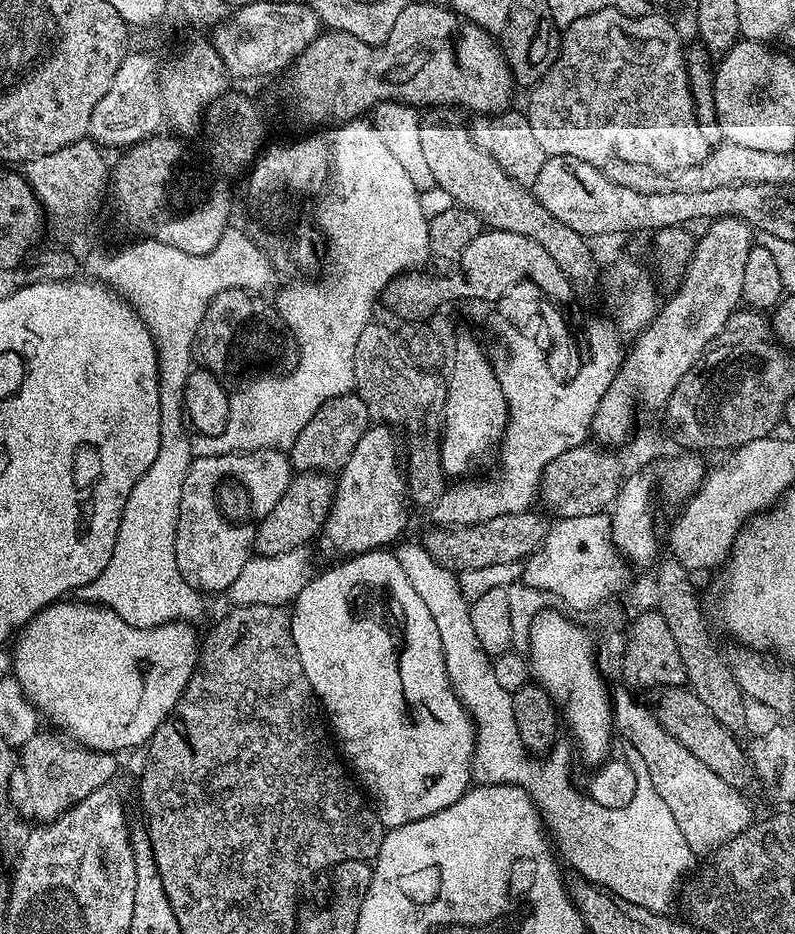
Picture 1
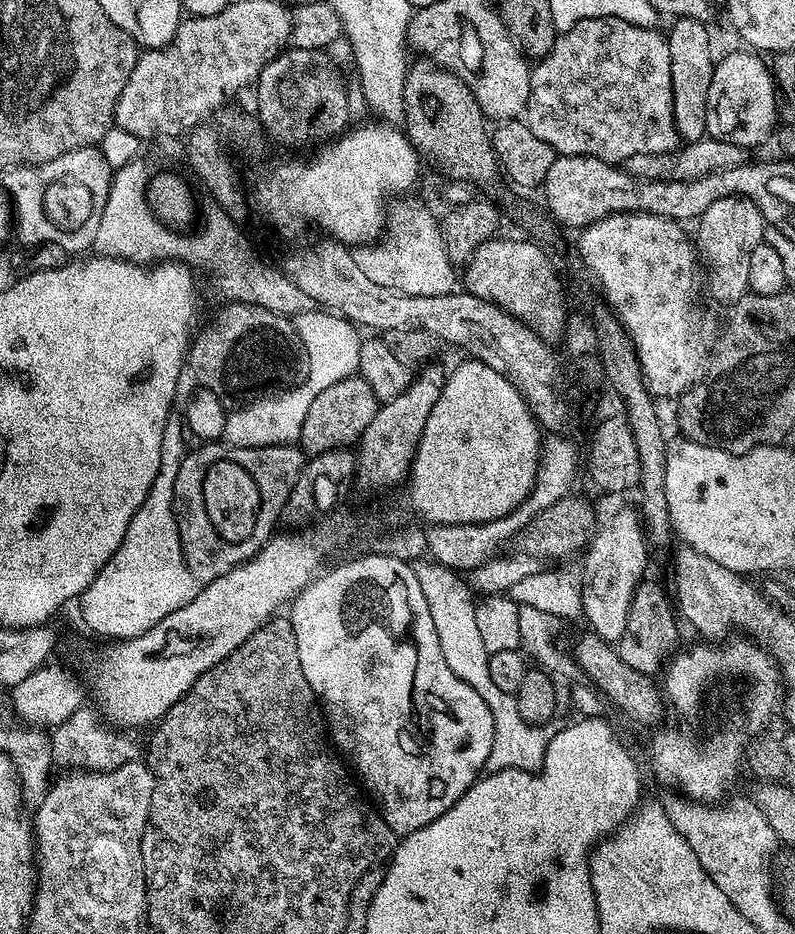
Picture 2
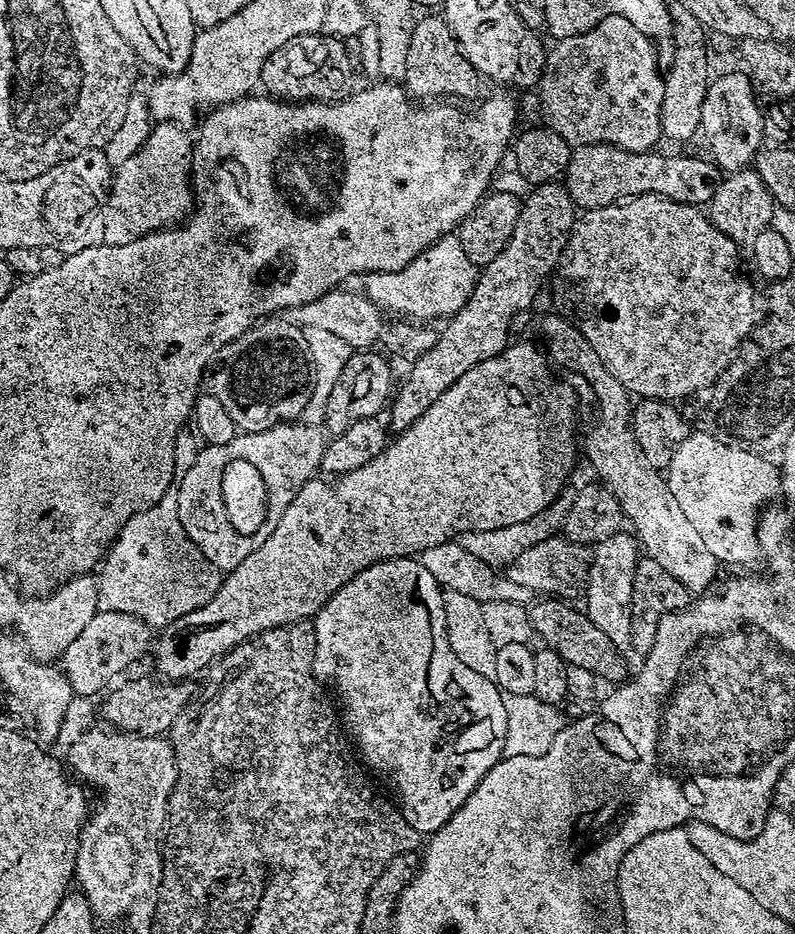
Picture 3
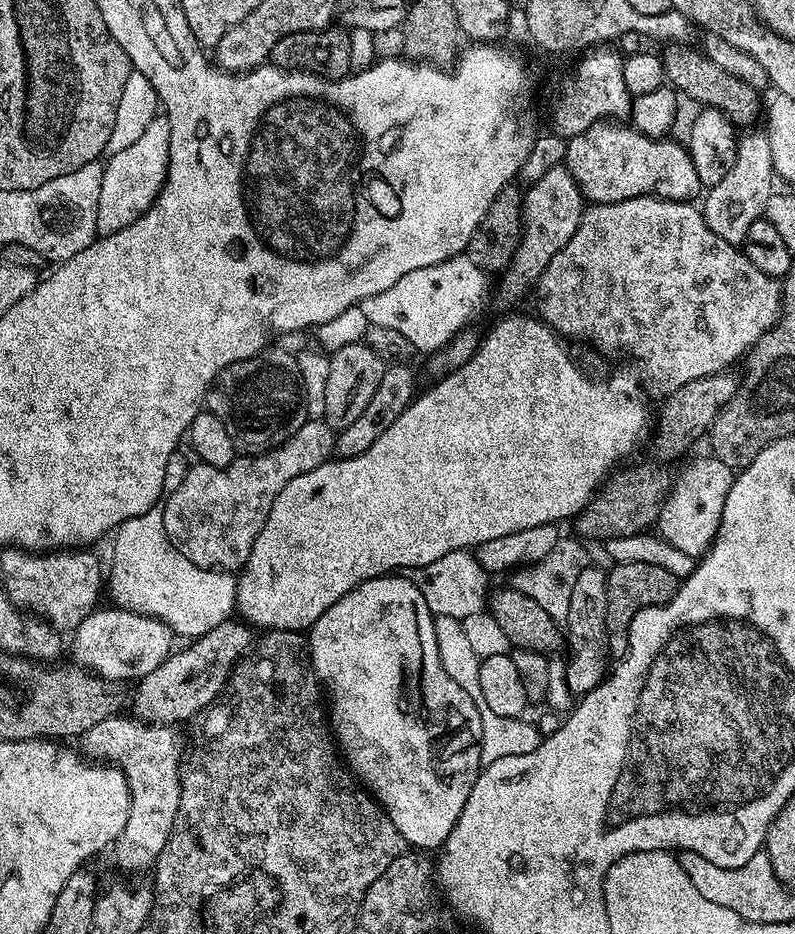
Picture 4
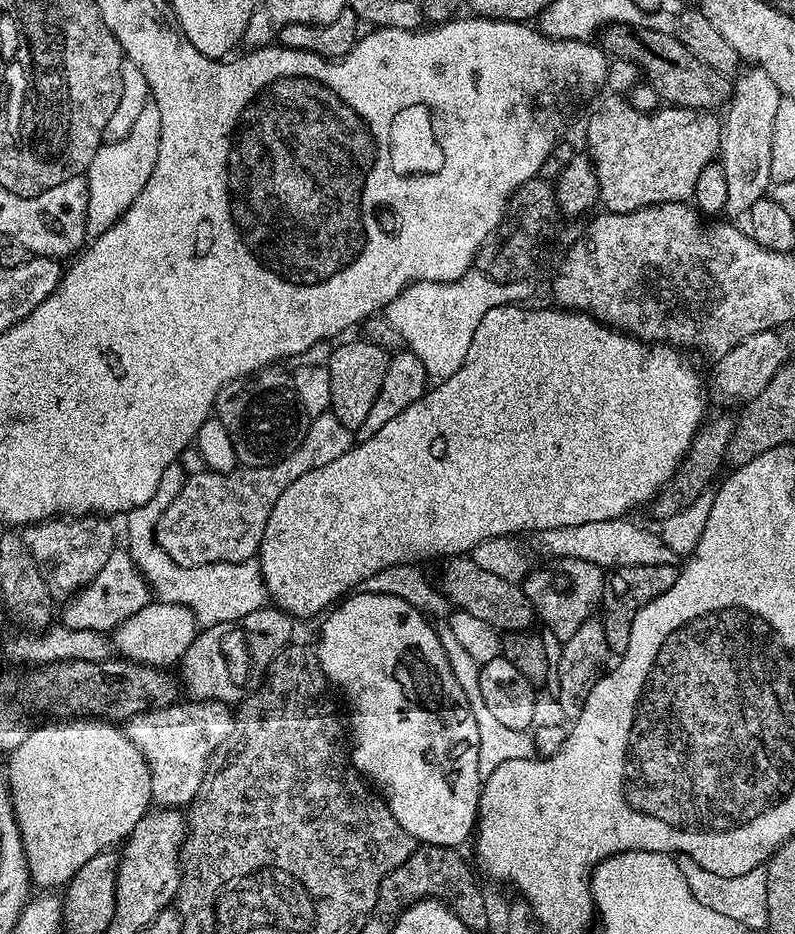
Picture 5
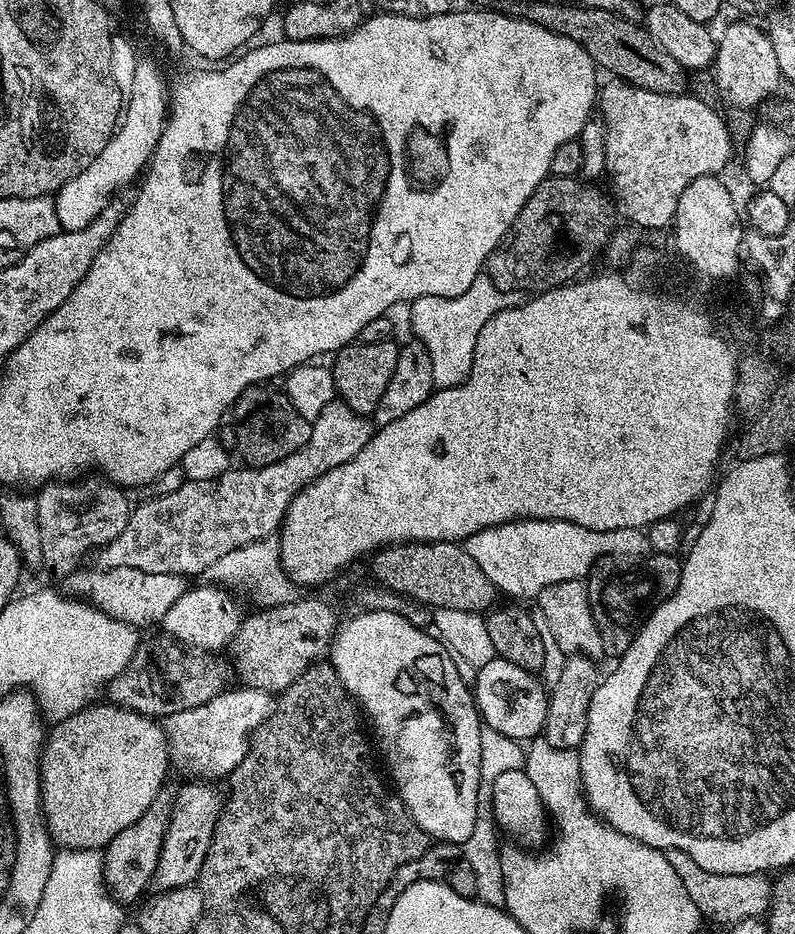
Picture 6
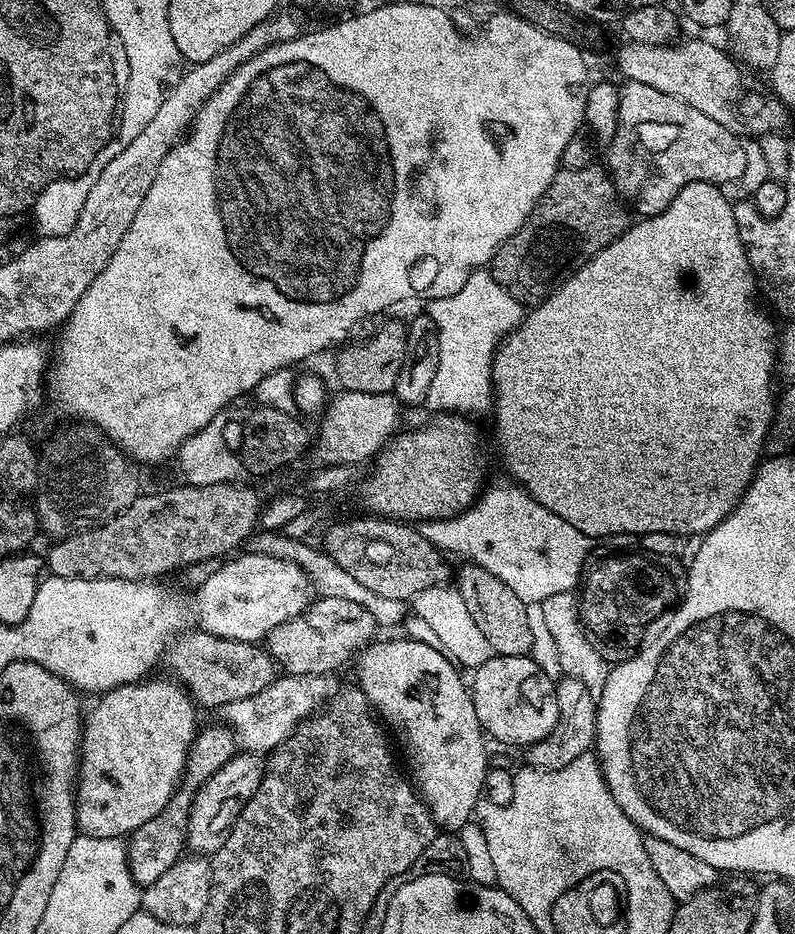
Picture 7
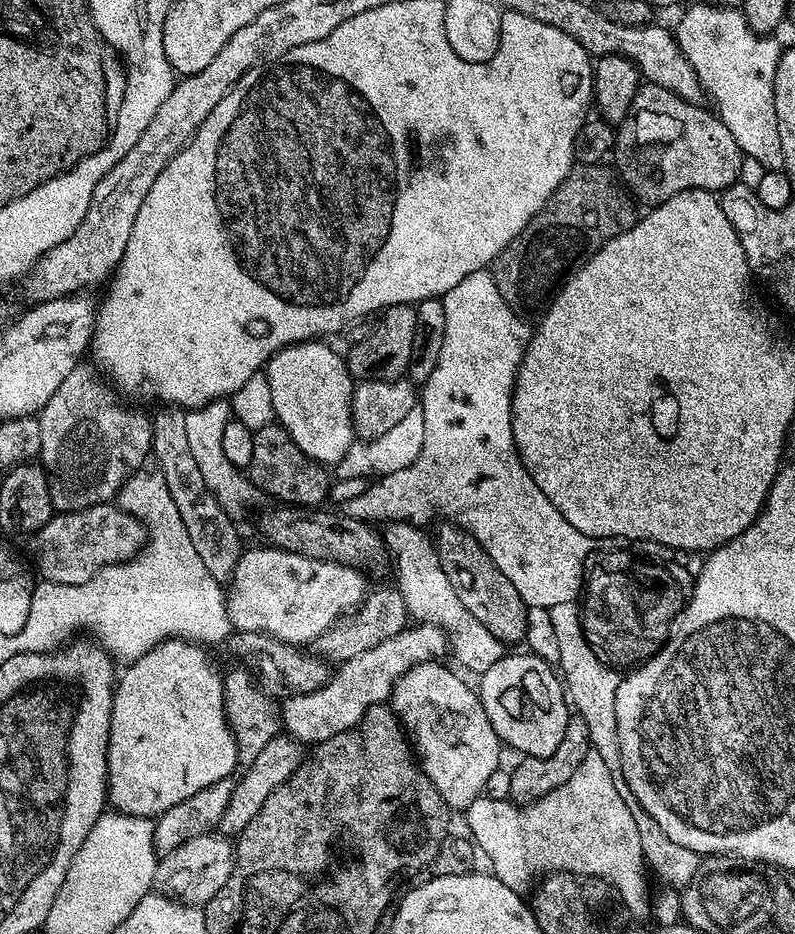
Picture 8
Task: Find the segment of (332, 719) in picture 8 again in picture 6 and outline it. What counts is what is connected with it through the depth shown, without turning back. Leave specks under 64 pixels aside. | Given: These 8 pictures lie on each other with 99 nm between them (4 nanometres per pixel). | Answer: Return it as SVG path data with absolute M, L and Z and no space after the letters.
M232 686L210 698L210 702L202 702L202 706L163 717L162 727L168 736L171 767L175 771L177 768L185 772L188 778L227 777L238 766L238 762L242 762L248 752L252 733L272 715L273 707L273 693Z

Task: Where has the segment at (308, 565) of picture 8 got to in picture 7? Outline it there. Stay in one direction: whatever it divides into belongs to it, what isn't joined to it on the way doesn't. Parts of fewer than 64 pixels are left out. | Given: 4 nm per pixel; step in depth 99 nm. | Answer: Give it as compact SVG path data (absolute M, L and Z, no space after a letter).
M245 551L243 555L225 559L221 570L211 575L200 588L195 589L196 620L203 631L218 638L254 644L267 641L268 635L278 626L282 626L282 622L302 615L314 599L314 589L311 580L294 562L286 562L282 558L270 558L260 552Z

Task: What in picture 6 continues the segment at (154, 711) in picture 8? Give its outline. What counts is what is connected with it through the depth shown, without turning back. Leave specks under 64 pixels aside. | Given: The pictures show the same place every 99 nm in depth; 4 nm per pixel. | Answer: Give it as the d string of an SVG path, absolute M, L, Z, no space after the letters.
M93 702L87 708L83 708L78 714L66 718L61 724L55 725L47 733L44 742L44 751L40 754L40 806L44 809L44 822L48 826L48 835L52 837L53 845L57 849L91 848L103 850L114 838L114 834L122 834L126 826L134 826L142 814L154 802L158 790L164 787L169 779L170 757L168 754L168 736L164 733L163 727L153 717L143 716L129 708L119 708L117 704L111 702Z

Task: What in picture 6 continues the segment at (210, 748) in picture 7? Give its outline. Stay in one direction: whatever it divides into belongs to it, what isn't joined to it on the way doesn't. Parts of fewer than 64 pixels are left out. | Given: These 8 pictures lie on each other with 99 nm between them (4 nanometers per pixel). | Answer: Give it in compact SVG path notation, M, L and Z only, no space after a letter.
M165 783L164 787L158 790L154 802L150 802L146 814L142 814L142 818L138 818L134 826L126 826L122 834L114 834L107 848L103 849L104 882L114 893L116 900L127 902L126 900L132 900L135 896L143 897L149 891L148 884L150 888L155 881L158 858L162 854L162 842L168 829L177 791L175 783Z

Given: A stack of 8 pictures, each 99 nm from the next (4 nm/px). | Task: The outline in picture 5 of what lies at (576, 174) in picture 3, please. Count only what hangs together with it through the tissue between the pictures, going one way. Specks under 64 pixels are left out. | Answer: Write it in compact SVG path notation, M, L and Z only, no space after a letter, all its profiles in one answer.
M612 96L602 101L588 120L586 148L598 174L600 204L610 212L633 212L651 204L669 204L675 200L684 202L695 197L698 174L717 159L721 131L721 117L712 110L660 106L655 111L643 112L621 97L619 100Z

